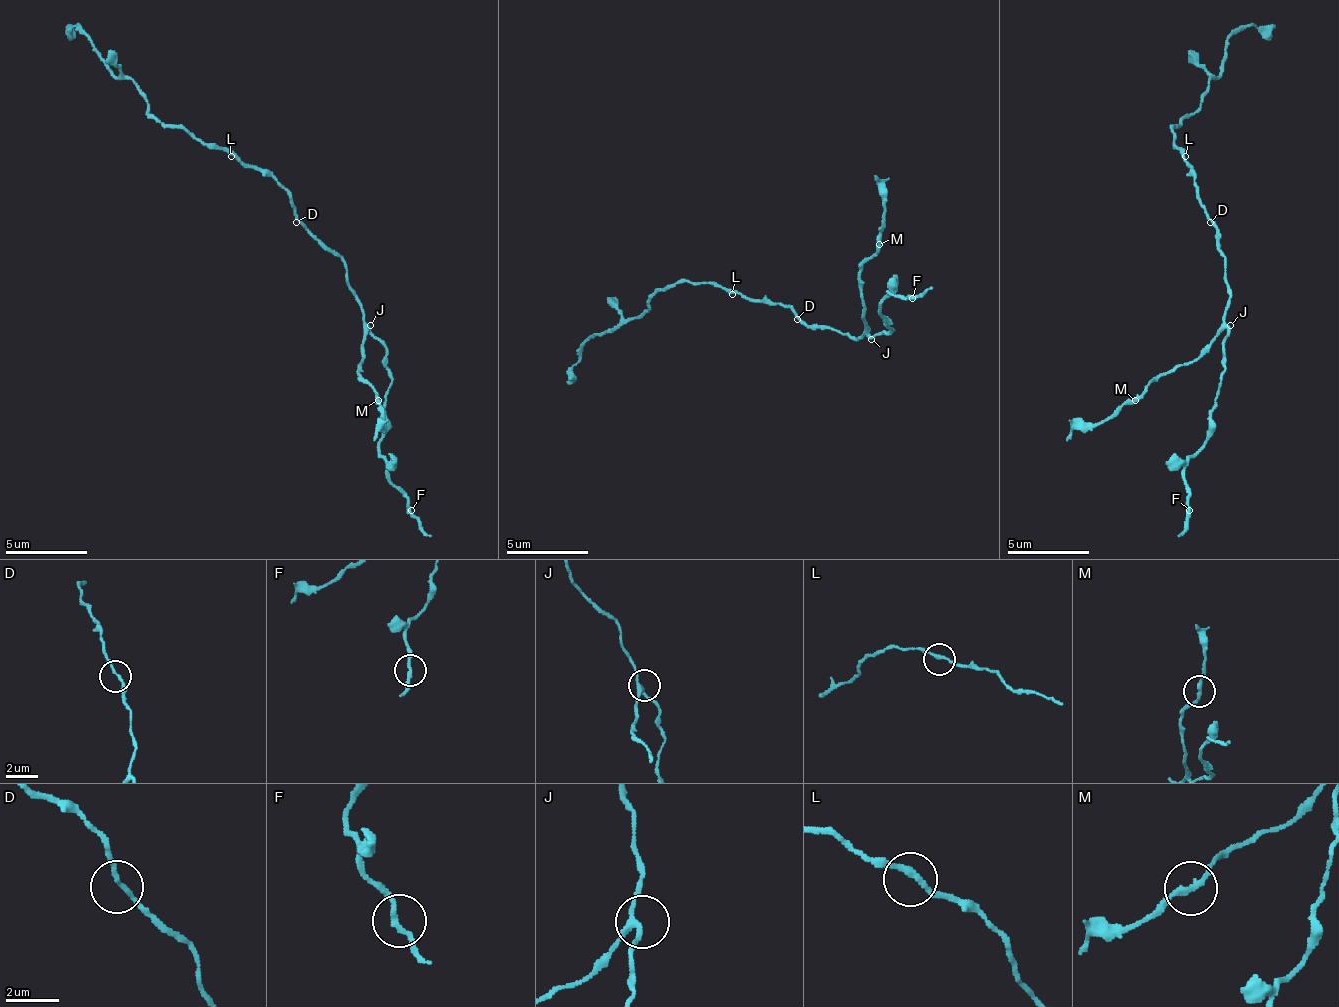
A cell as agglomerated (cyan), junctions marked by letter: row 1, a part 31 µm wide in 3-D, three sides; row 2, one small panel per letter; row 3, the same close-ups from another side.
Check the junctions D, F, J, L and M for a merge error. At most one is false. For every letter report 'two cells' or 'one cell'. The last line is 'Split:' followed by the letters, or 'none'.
D: one cell
F: one cell
J: one cell
L: one cell
M: one cell
Split: none

